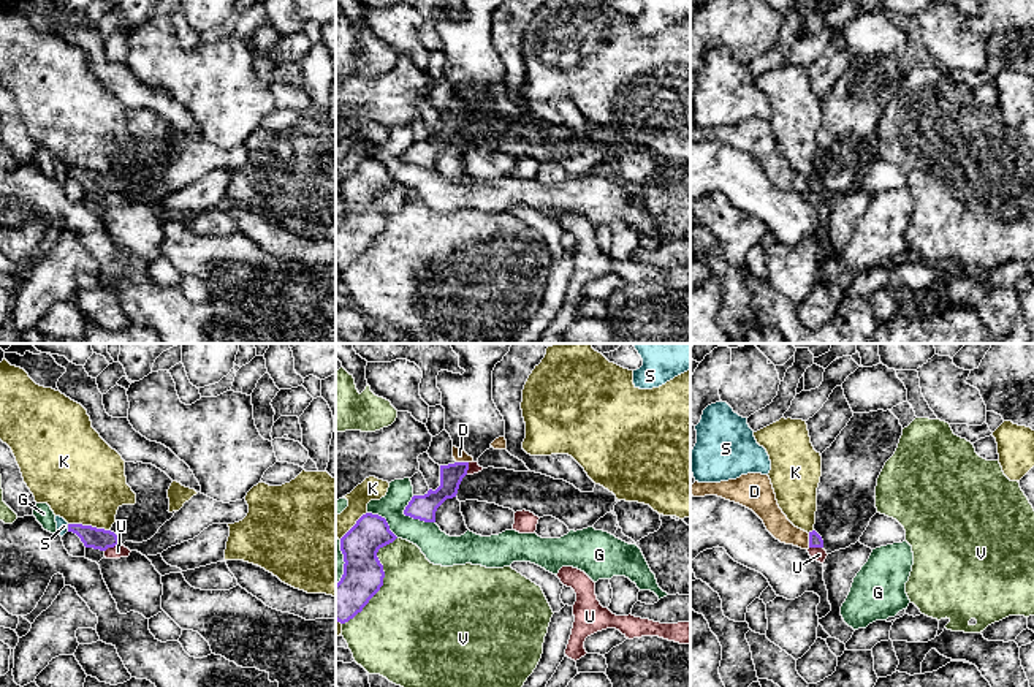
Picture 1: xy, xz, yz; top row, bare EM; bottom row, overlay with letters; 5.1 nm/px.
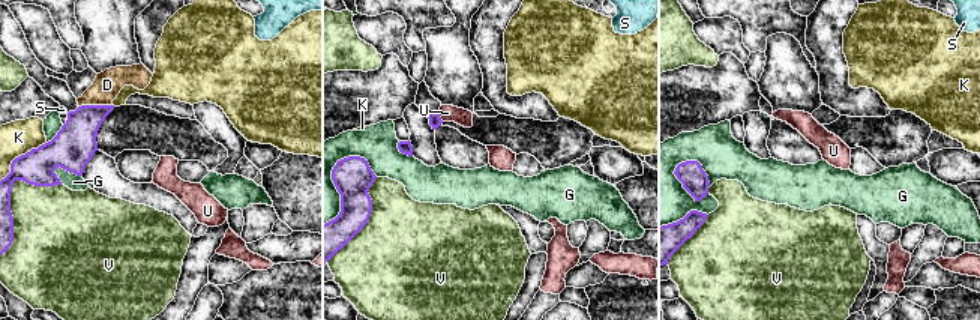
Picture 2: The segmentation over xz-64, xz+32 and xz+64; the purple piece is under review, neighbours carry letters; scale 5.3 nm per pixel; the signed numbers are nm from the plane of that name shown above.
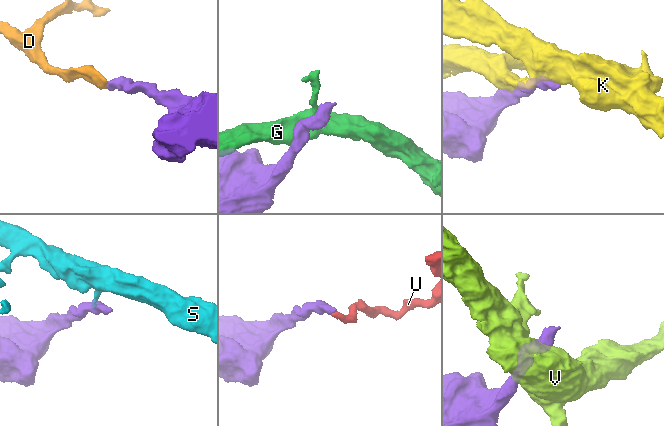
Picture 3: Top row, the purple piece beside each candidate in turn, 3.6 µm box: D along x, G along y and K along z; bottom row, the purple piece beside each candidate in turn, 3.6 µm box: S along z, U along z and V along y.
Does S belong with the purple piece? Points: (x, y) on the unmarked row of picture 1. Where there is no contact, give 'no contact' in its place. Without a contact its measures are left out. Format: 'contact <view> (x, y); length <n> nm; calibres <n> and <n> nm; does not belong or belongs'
contact xy (68, 173); length 40 nm; calibres 110 and 60 nm; does not belong

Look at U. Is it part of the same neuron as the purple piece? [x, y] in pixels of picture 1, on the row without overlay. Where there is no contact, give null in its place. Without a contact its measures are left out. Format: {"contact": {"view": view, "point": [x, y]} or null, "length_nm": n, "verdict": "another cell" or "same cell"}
{"contact": {"view": "xy", "point": [113, 192]}, "length_nm": 100, "verdict": "another cell"}

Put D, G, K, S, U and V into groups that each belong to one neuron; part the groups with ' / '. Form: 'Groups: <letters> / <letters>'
Groups: D / G / K / S / U / V

